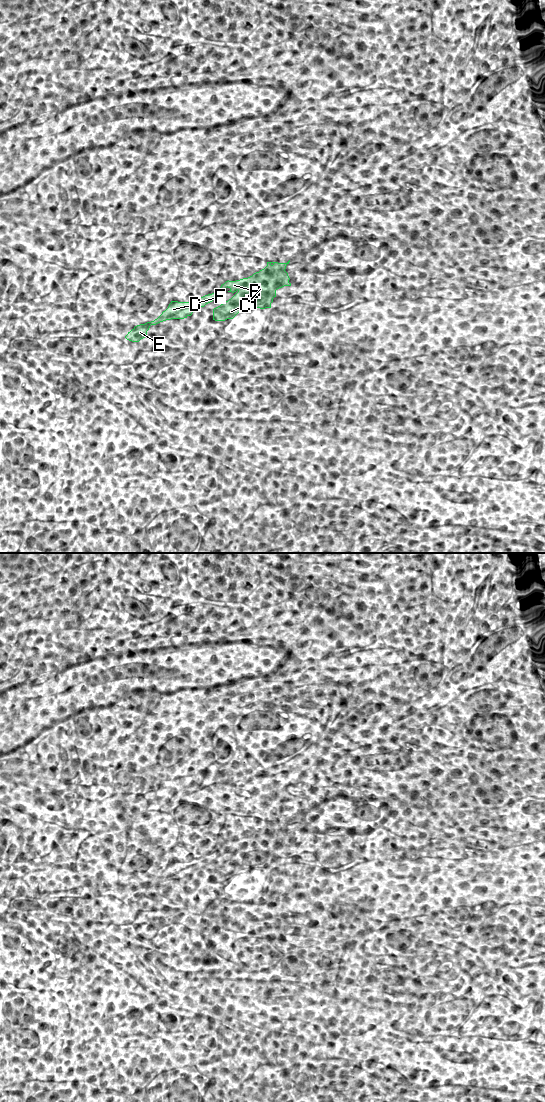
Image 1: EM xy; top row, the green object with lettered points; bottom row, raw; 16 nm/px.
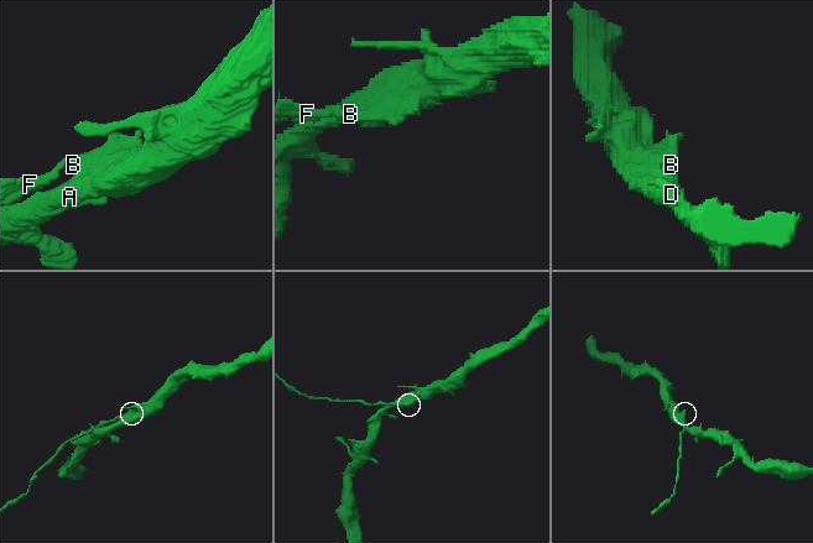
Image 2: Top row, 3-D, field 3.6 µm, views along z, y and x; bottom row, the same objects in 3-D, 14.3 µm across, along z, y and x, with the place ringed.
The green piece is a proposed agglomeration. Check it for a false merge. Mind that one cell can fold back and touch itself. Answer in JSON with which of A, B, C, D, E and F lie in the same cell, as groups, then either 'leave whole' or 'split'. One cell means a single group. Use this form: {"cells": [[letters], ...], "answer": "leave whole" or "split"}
{"cells": [["A", "B", "C"], ["D", "E", "F"]], "answer": "split"}

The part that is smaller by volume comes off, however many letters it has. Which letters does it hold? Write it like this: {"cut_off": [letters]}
{"cut_off": ["D", "E", "F"]}

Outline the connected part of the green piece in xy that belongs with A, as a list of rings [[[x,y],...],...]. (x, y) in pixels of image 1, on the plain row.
[[[290,820],[287,823],[267,822],[267,826],[264,829],[254,833],[248,838],[243,838],[236,841],[228,840],[222,844],[216,852],[211,854],[211,862],[222,856],[223,851],[227,847],[230,849],[228,852],[235,852],[236,854],[228,861],[213,869],[213,880],[225,881],[227,879],[233,879],[238,873],[246,869],[271,868],[273,858],[276,857],[276,850],[284,846],[291,846],[288,833],[285,831],[289,822]]]

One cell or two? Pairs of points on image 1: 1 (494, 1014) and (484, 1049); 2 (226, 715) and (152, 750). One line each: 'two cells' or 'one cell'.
1: two cells
2: one cell

